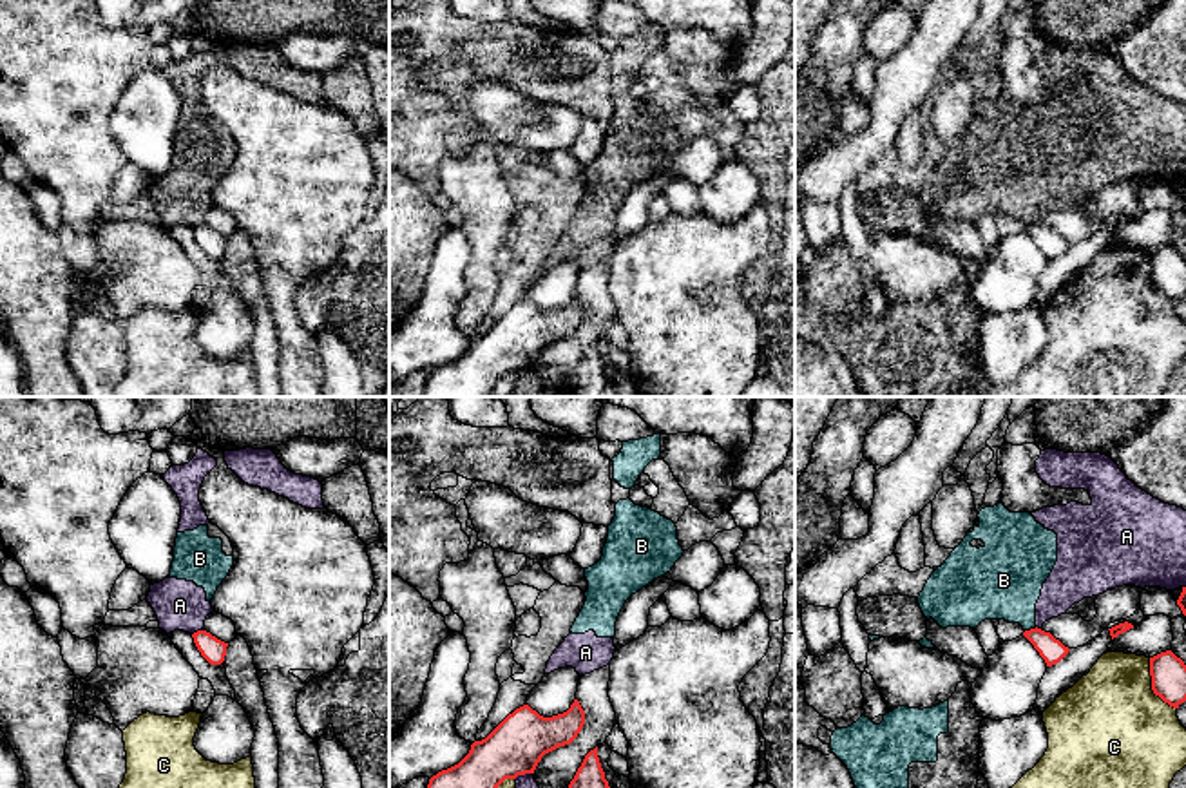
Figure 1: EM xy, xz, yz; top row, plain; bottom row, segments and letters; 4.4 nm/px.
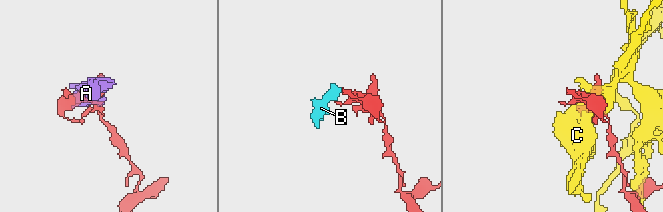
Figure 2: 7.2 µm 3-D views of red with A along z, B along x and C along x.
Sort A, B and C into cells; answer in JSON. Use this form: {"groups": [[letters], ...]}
{"groups": [["A", "B"], ["C"]]}

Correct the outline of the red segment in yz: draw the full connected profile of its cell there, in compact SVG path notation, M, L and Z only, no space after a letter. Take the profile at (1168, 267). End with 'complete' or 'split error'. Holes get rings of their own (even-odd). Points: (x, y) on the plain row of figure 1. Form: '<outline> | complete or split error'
M1172 245L1150 252L1152 284L1164 297L1179 303L1186 295L1186 259Z | complete

